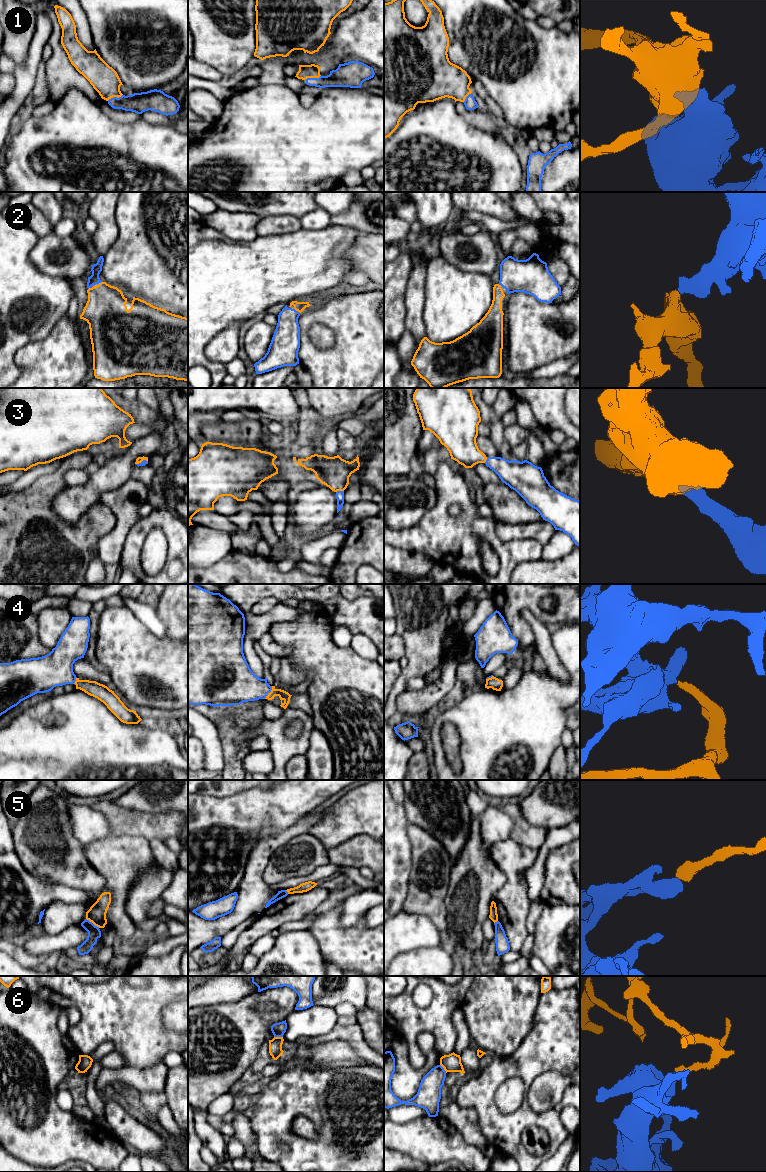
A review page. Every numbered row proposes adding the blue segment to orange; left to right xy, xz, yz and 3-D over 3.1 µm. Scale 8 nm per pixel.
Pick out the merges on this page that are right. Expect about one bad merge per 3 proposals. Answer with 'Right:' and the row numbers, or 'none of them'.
Right: 1, 2, 3, 4

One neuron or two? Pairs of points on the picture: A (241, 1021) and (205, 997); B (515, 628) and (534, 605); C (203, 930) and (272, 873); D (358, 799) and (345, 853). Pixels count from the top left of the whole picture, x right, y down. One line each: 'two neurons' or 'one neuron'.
A: two neurons
B: one neuron
C: two neurons
D: two neurons

